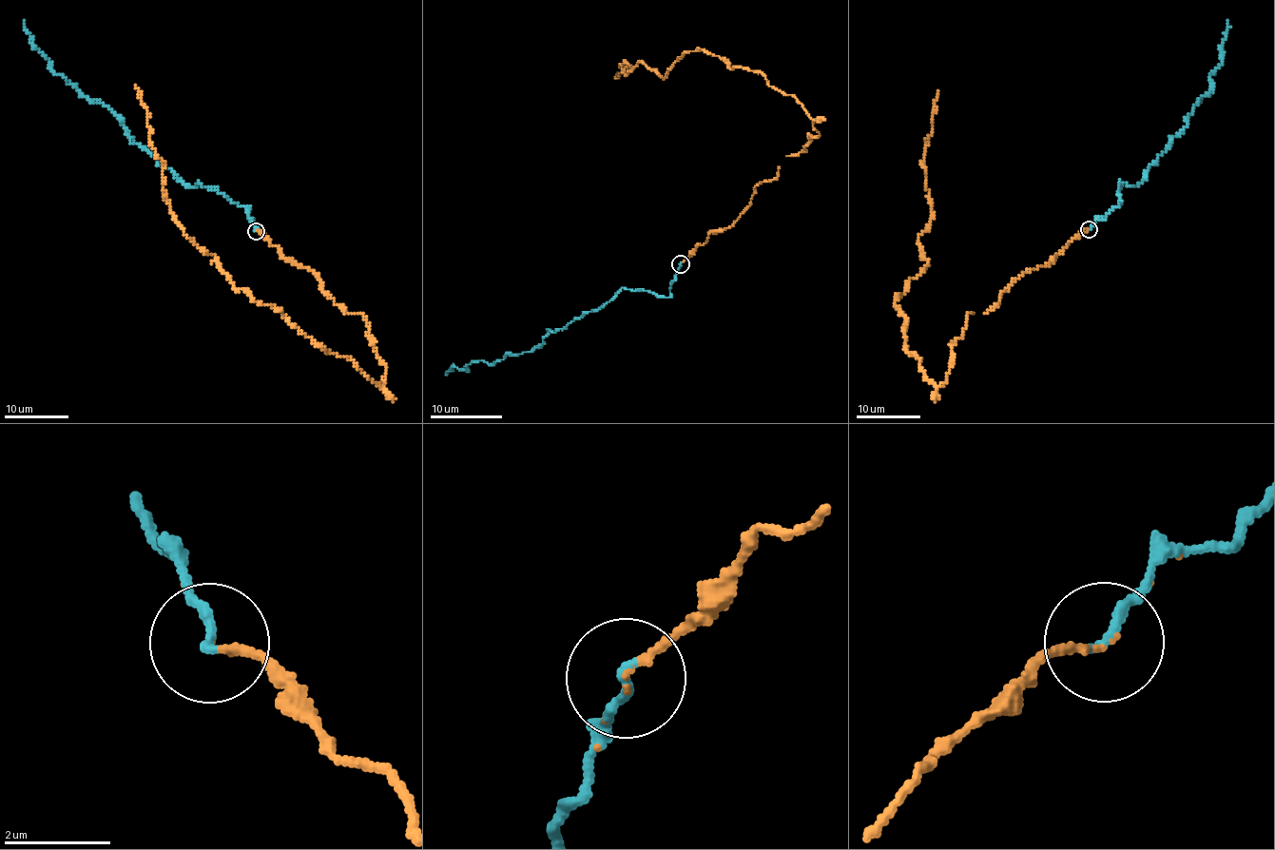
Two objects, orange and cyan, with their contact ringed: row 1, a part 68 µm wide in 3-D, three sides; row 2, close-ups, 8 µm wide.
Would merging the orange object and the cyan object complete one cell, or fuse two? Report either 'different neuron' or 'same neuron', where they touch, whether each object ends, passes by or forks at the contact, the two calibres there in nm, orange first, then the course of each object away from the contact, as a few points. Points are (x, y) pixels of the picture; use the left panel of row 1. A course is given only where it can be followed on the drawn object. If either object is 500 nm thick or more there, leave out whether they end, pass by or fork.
same neuron; at (256, 231); orange ends there; cyan ends there; 120 nm thick on the orange side, 190 nm on the other; orange runs (257, 231), (312, 269), (345, 315), (361, 314), (387, 370), (381, 385), (238, 290), (187, 238), (136, 86); cyan runs (257, 231), (246, 206), (210, 187), (189, 186), (130, 139), (106, 106), (54, 73), (33, 45), (25, 21)

